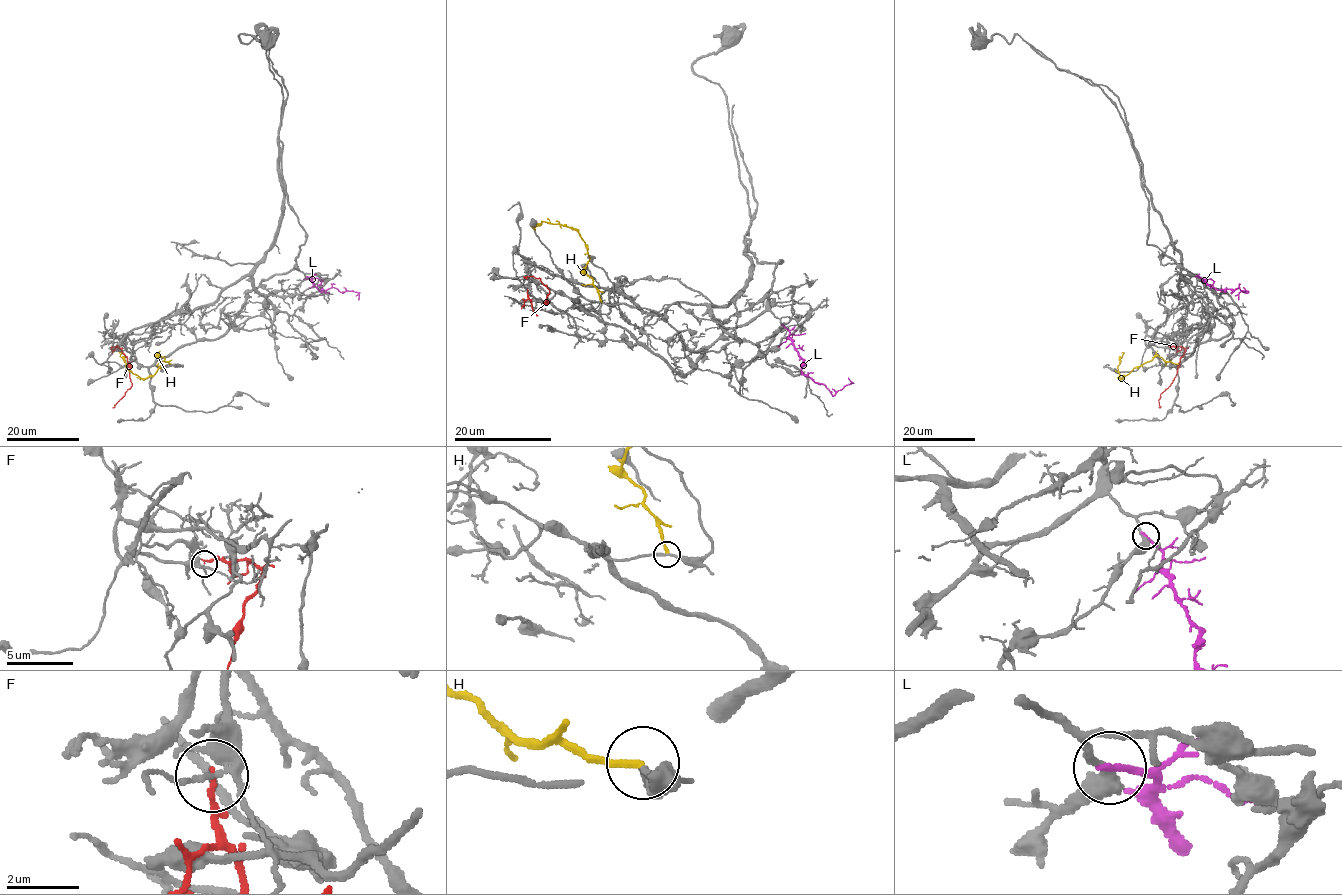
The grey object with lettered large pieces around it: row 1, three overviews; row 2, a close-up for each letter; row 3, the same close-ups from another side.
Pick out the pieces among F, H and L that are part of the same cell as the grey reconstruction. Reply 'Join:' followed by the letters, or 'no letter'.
Join: no letter

